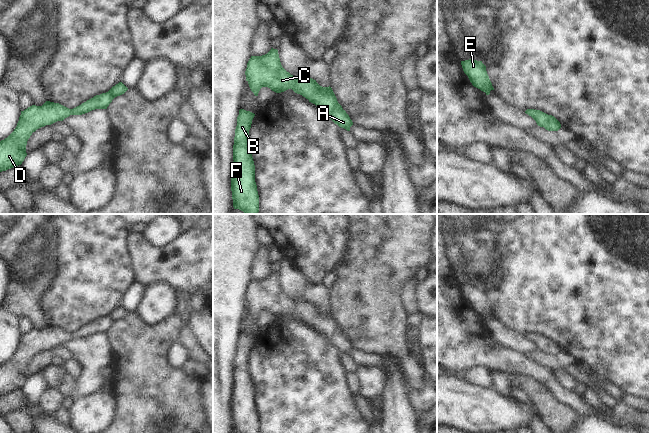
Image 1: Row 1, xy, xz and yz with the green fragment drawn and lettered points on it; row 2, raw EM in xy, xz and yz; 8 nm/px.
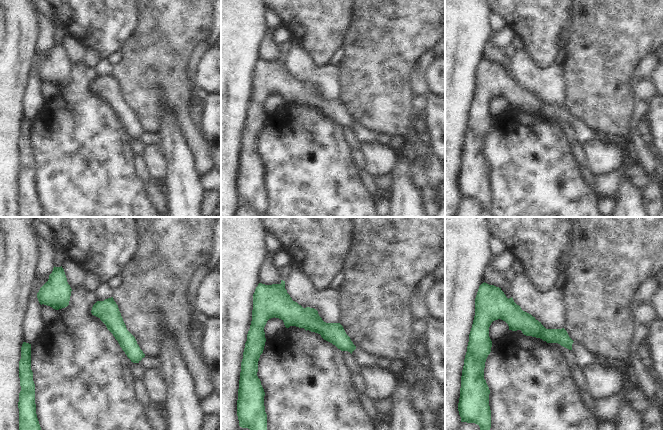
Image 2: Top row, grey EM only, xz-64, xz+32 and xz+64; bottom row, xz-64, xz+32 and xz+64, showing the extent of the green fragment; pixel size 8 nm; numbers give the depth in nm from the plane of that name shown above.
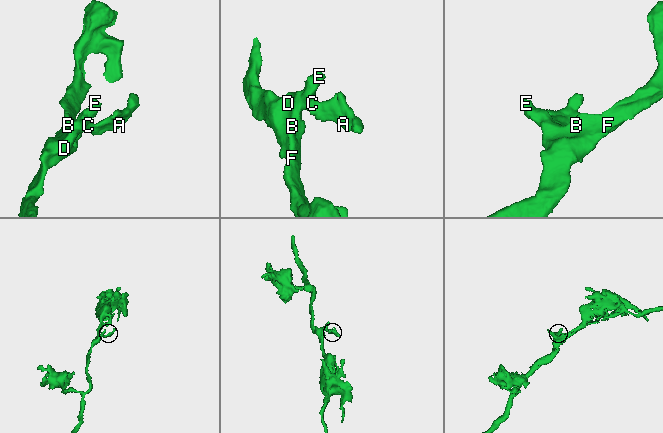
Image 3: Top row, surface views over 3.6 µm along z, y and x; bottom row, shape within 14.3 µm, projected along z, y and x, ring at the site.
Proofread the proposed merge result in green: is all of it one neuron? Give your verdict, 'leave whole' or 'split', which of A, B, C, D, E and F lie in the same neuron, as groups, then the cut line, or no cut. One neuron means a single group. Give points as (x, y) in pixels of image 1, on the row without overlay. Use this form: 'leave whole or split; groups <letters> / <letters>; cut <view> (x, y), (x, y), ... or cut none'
leave whole; groups A B C D E F; cut none

